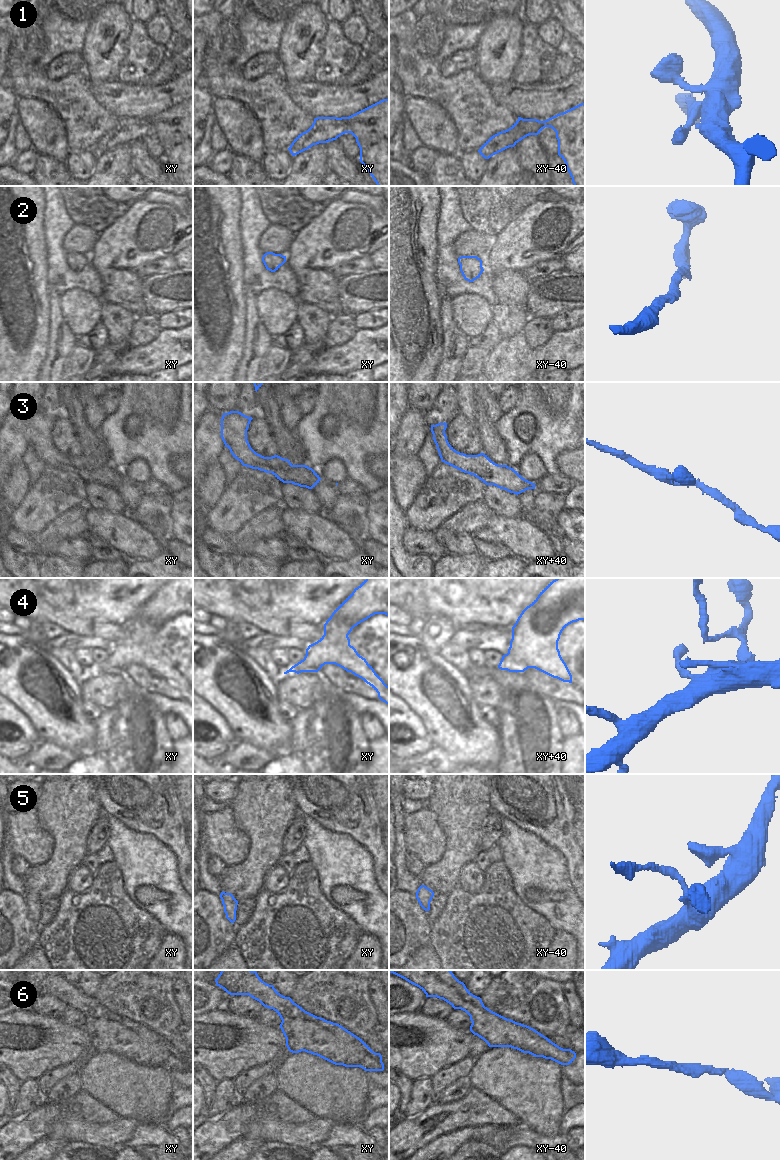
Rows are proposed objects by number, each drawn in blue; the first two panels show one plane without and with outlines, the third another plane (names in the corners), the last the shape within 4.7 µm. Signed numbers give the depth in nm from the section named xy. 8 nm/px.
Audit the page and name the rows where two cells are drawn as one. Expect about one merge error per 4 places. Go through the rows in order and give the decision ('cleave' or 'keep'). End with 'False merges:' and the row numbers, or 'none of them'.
1: keep
2: keep
3: keep
4: keep
5: keep
6: keep
False merges: none of them

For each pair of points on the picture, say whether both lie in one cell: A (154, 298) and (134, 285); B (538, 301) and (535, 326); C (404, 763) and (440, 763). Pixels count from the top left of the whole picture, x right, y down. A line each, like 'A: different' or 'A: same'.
A: different
B: different
C: same

